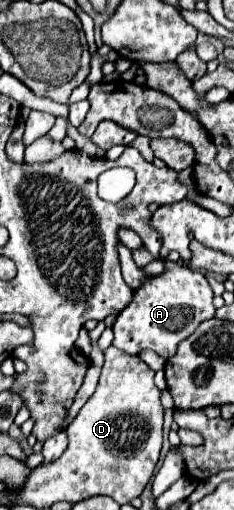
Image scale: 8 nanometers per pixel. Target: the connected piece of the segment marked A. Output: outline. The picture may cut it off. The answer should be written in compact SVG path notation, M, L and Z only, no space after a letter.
M167 261L165 265L167 265L167 271L163 275L151 277L143 287L139 287L133 293L133 301L117 315L117 321L113 325L113 335L115 335L113 345L121 347L125 353L139 355L143 349L151 349L157 355L161 355L163 359L169 359L175 355L179 341L187 339L199 327L199 323L215 317L215 307L211 305L213 291L207 291L211 287L209 287L205 275L199 271L191 271L189 267L185 267L181 263L169 263Z

